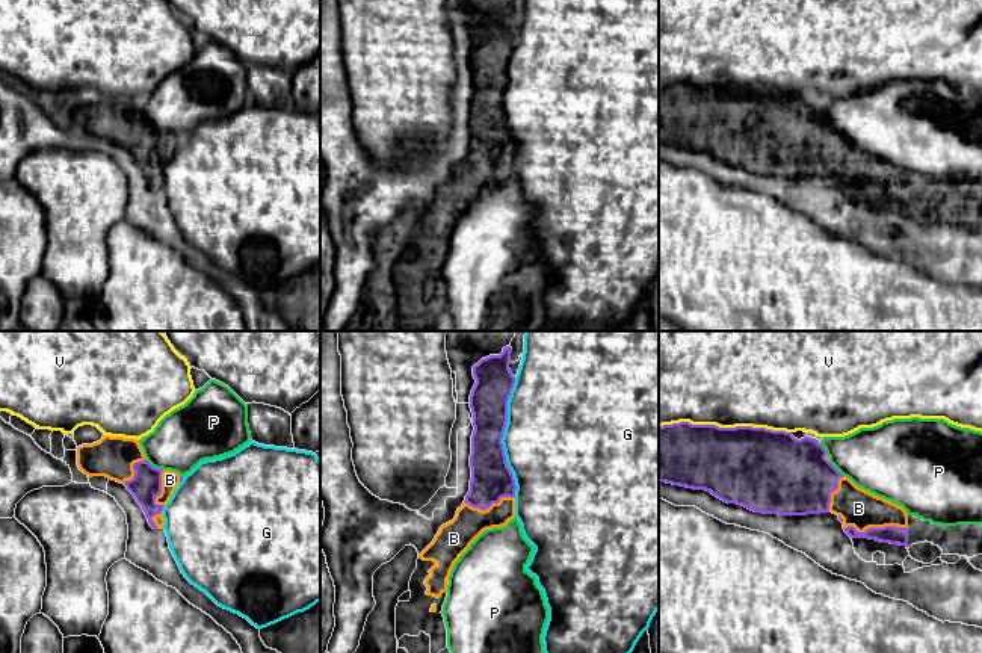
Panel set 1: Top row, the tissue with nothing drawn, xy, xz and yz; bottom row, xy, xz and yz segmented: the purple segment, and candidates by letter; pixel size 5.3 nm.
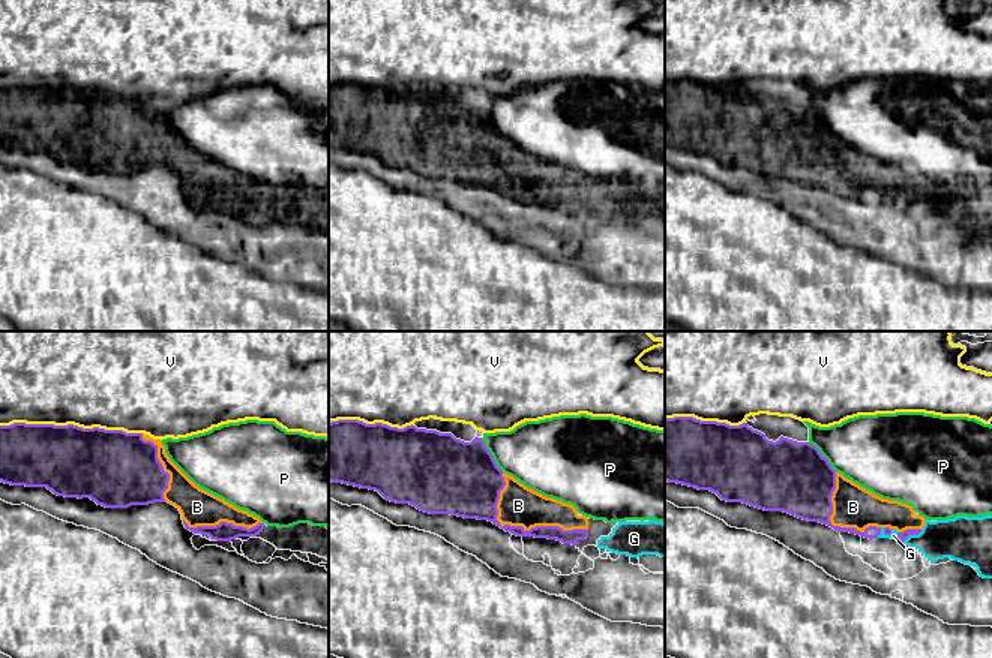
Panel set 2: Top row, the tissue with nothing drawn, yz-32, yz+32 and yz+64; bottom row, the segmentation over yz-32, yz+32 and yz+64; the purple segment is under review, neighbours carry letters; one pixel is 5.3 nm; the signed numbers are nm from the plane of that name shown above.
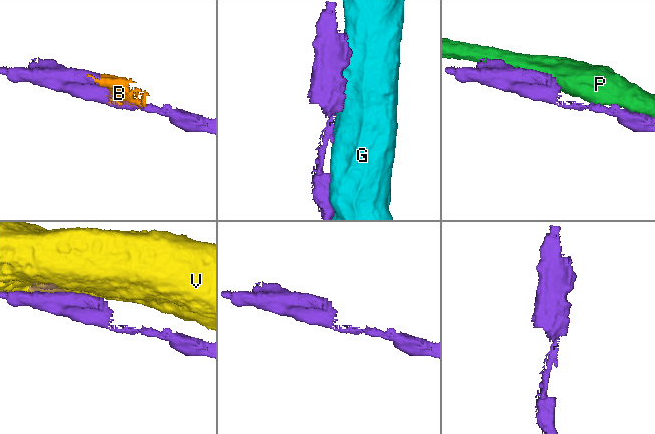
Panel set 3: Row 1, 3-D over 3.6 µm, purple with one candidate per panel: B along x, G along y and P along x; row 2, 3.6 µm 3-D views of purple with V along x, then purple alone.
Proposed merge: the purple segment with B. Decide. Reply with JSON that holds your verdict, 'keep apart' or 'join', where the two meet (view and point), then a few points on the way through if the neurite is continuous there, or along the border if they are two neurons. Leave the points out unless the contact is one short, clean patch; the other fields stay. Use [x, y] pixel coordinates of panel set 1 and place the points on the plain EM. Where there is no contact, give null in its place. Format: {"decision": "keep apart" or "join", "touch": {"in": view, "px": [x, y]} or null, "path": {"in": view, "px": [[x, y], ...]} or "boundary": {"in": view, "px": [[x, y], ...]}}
{"decision": "join", "touch": {"in": "yz", "px": [875, 189]}}

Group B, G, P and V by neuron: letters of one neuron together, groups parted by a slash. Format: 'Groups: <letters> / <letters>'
Groups: B / G / P / V

